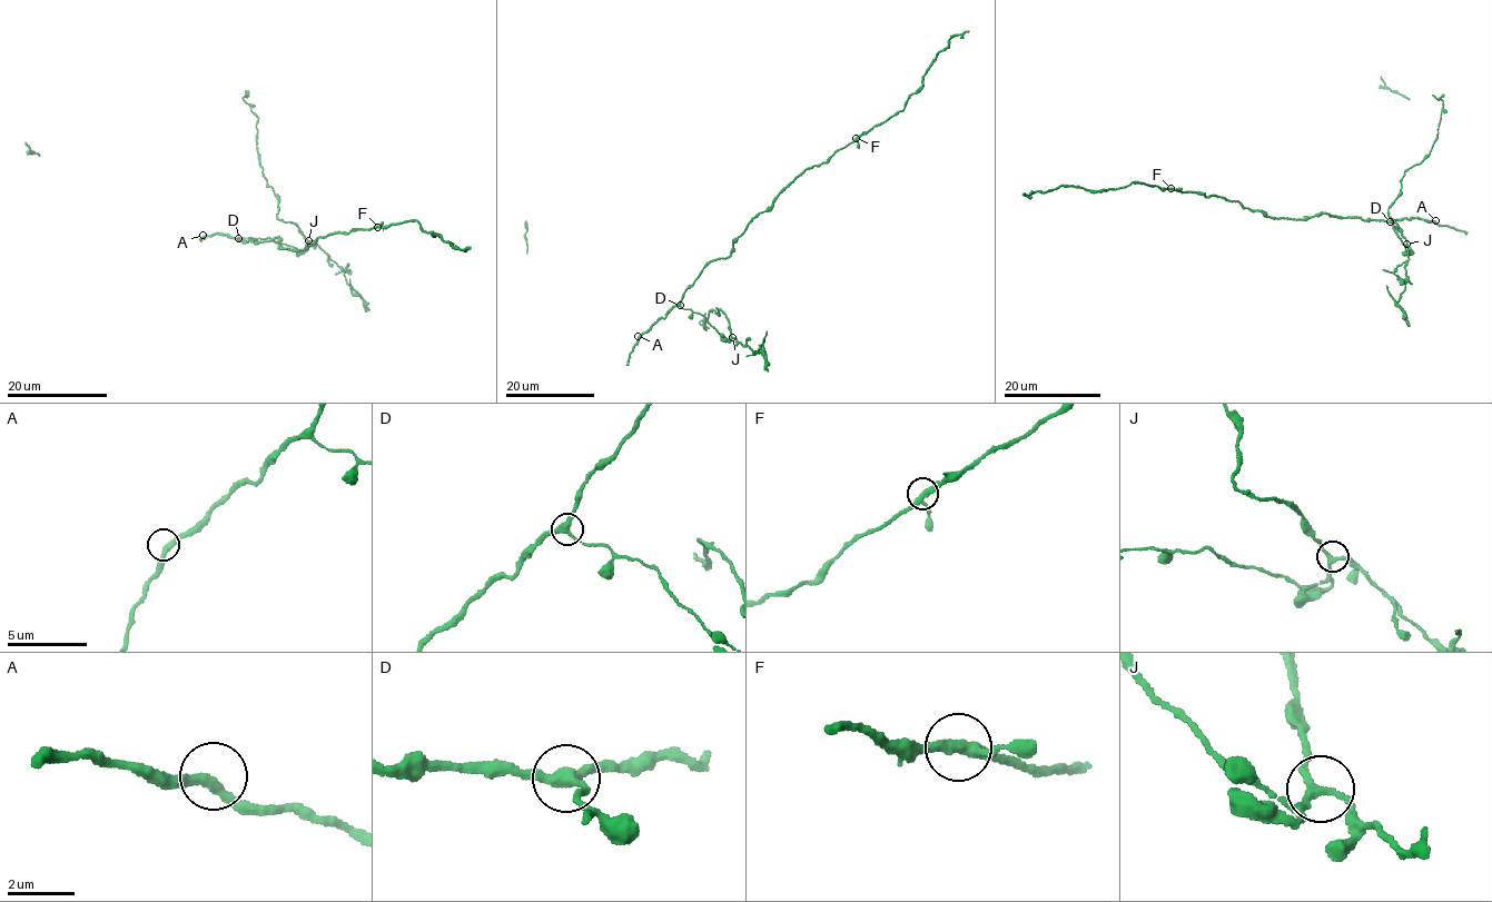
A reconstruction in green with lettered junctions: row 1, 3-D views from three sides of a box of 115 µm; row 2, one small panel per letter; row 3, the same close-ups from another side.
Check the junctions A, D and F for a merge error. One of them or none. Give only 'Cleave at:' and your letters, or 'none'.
Cleave at: D

